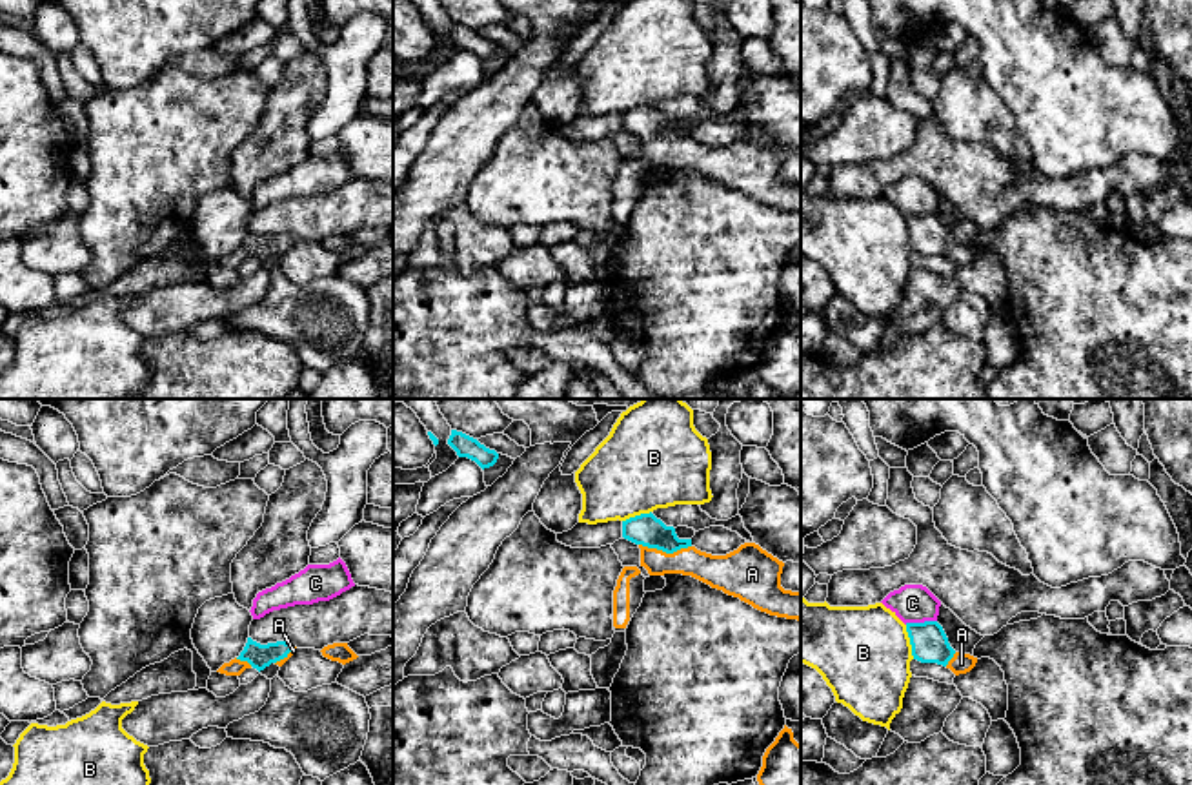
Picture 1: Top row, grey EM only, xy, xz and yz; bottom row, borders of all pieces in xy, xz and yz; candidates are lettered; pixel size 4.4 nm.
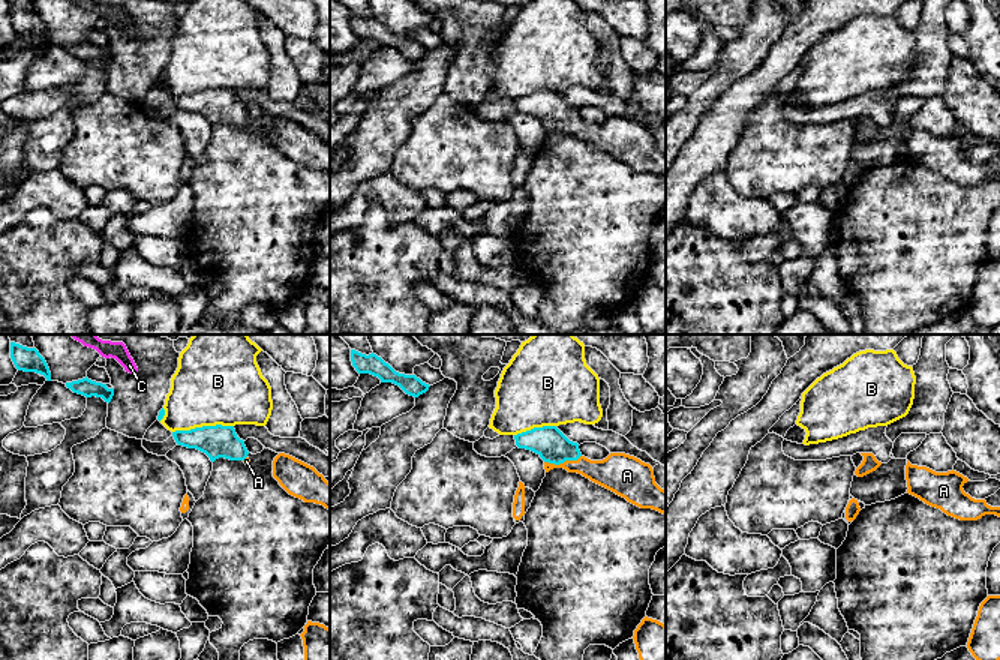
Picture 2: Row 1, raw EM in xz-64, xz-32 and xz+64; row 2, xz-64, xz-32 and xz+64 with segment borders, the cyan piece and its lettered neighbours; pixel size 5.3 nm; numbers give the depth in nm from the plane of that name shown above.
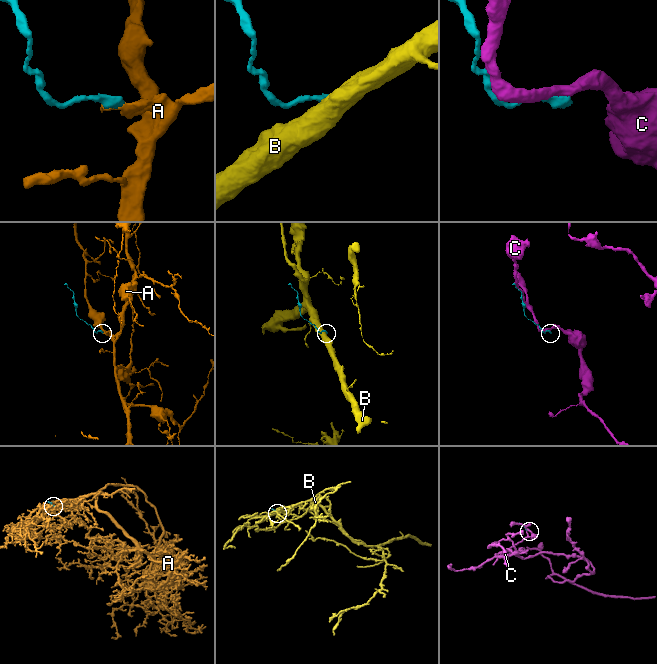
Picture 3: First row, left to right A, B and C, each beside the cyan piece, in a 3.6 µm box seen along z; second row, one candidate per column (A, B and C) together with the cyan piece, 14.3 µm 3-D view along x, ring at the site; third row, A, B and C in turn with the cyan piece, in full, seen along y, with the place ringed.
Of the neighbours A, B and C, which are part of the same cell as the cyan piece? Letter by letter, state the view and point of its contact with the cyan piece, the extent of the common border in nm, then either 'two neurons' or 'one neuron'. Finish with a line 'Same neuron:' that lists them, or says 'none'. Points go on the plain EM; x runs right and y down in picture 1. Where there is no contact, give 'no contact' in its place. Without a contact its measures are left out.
A: contact xz (665, 142); length 240 nm; one neuron
B: contact yz (910, 234); length 160 nm; two neurons
C: contact yz (919, 215); length 140 nm; two neurons
Same neuron: A

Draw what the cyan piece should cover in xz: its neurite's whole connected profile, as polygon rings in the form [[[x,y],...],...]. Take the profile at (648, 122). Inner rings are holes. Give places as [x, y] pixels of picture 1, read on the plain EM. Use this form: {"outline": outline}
{"outline": [[[652,104],[622,113],[622,129],[641,140],[641,158],[650,168],[692,168],[761,204],[801,213],[801,184],[781,178],[784,155],[755,135],[712,148],[697,142],[692,131],[679,131],[675,120]]]}

